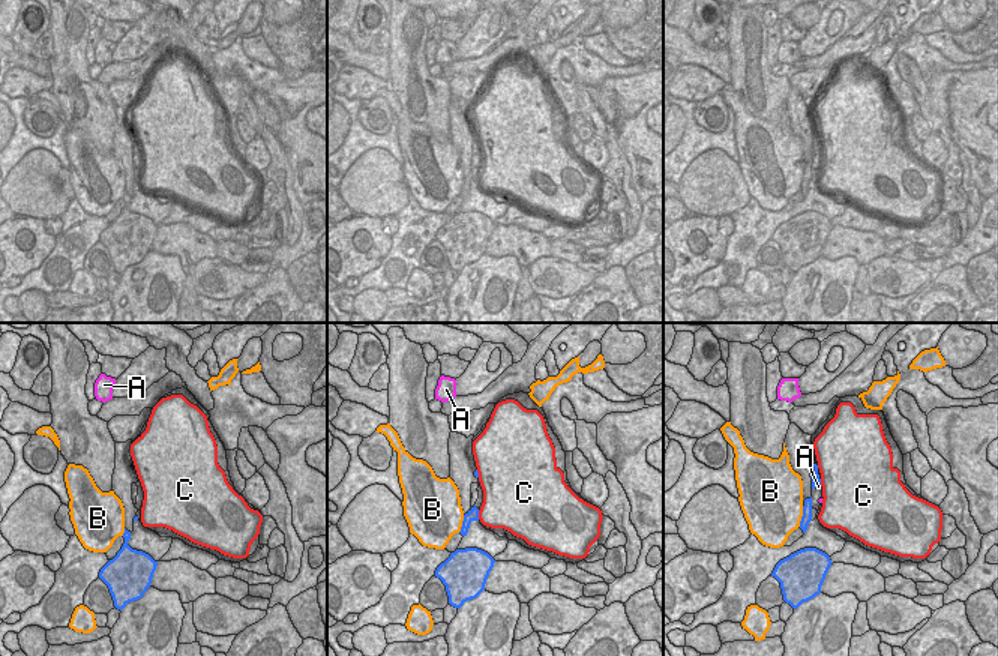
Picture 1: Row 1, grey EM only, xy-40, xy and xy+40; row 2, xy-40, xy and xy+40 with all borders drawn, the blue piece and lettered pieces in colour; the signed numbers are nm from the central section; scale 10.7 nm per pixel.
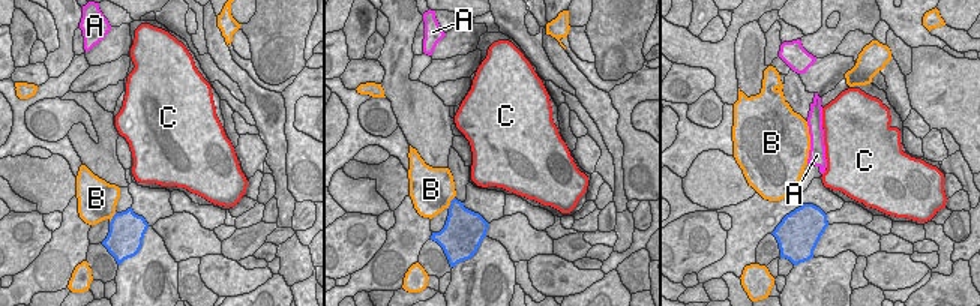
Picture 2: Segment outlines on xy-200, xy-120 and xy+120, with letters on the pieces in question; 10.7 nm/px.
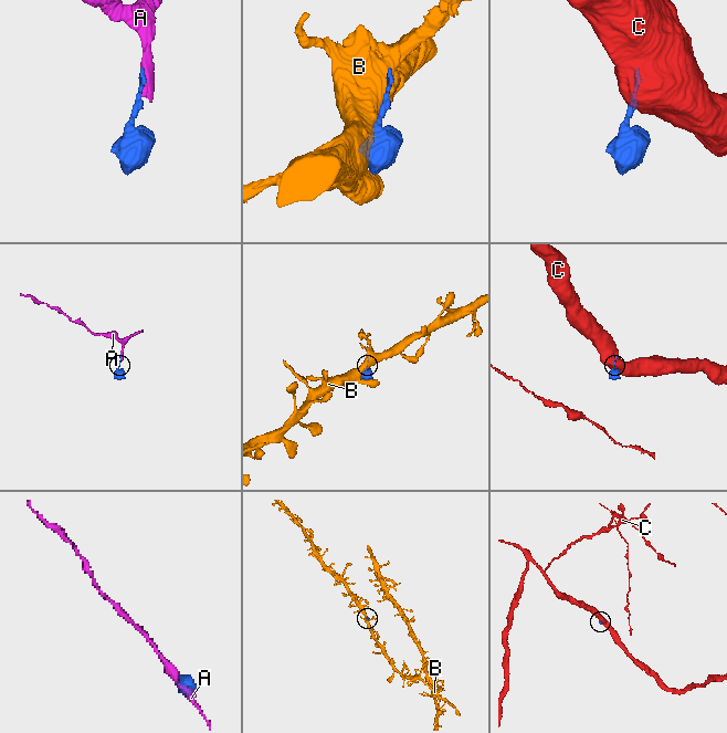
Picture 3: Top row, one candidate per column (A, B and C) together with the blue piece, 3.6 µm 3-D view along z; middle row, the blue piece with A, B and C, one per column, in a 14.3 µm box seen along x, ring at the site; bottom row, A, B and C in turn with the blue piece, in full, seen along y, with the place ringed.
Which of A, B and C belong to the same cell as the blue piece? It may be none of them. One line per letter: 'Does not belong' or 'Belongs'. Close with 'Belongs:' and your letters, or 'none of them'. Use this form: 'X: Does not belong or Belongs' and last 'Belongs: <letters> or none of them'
A: Belongs
B: Does not belong
C: Does not belong
Belongs: A.

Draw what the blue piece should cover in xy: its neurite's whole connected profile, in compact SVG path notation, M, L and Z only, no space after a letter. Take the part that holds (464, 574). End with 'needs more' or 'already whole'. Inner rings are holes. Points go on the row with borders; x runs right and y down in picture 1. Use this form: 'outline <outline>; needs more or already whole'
outline M477 548L452 552L435 570L446 585L449 603L459 609L467 600L476 599L485 590L494 563L488 552Z; already whole

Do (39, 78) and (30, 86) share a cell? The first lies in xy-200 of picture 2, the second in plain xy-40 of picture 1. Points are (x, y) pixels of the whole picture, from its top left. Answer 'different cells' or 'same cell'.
same cell

